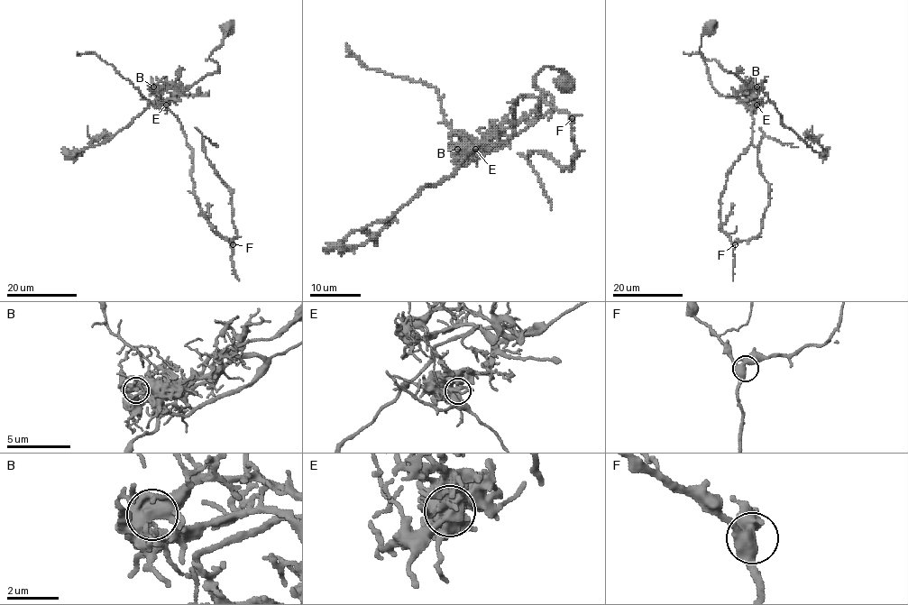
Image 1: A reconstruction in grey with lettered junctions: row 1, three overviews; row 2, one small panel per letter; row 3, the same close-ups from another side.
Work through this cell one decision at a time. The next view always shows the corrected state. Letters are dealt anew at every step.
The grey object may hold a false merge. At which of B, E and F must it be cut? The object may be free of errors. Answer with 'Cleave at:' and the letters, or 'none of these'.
Cleave at: E

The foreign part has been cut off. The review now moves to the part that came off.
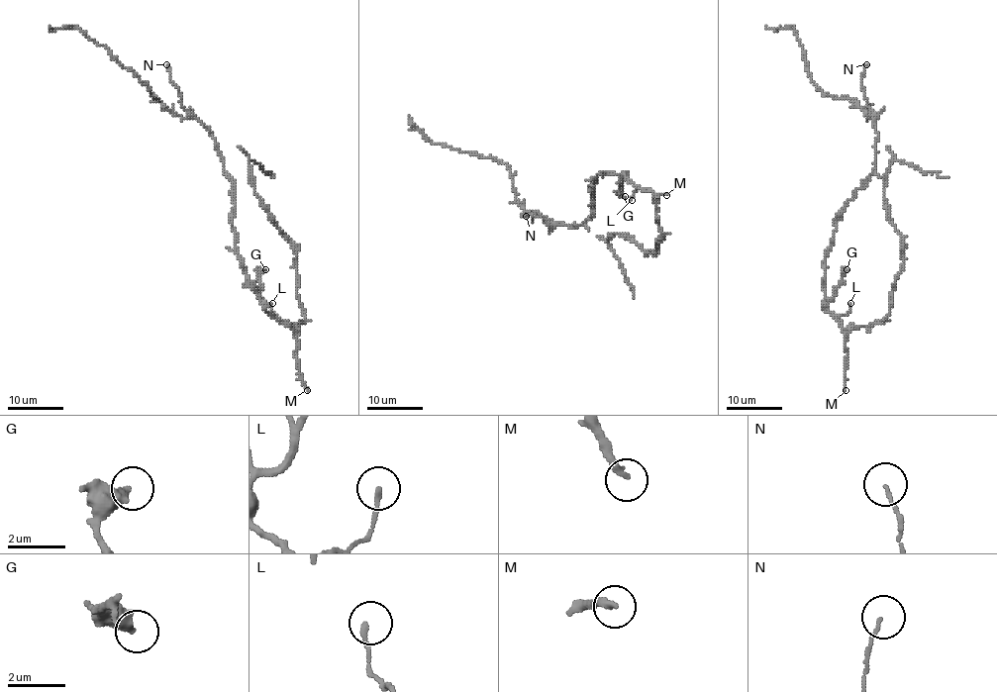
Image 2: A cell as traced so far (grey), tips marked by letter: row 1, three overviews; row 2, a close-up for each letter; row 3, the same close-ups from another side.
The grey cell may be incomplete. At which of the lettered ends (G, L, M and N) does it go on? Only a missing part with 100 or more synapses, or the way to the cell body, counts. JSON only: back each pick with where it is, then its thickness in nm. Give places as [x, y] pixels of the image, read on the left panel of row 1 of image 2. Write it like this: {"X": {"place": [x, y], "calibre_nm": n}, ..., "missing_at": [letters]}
{"M": {"place": [307, 390], "calibre_nm": 240}, "missing_at": ["M"]}

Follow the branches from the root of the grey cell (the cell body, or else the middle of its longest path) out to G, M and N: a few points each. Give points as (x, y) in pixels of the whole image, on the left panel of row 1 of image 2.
G: (239, 258), (248, 285), (259, 299), (257, 276), (265, 269)
M: (239, 258), (248, 285), (263, 307), (293, 331), (299, 344), (297, 369), (301, 384), (307, 390)
N: (239, 258), (231, 222), (234, 182), (224, 172), (213, 135), (182, 105), (166, 64)

